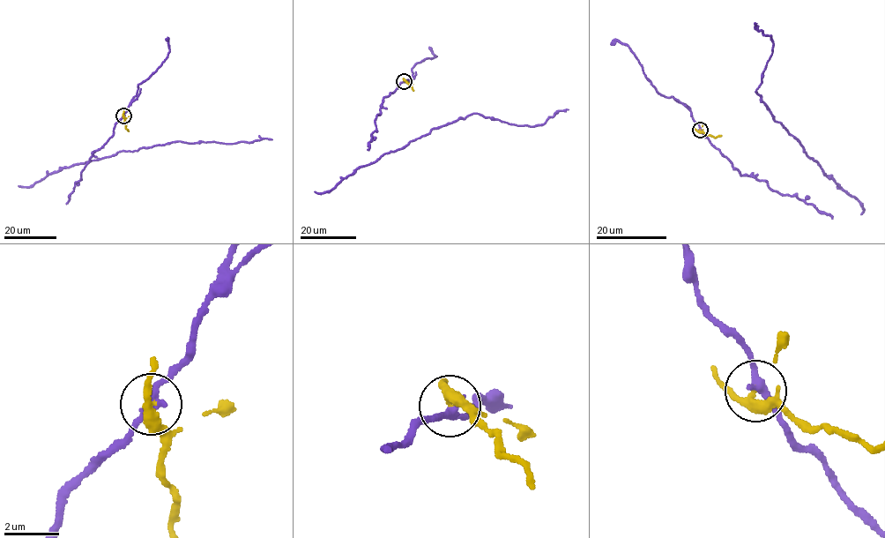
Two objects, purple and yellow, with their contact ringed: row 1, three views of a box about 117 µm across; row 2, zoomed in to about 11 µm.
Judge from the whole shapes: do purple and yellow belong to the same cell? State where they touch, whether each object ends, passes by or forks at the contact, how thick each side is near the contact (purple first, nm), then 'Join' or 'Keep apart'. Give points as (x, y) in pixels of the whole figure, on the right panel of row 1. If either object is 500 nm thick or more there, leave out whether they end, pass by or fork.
Place: (700, 130). At the ring purple passes by. At the ring yellow passes by. Thickness 280 nm (purple) against 280 nm. Keep apart

